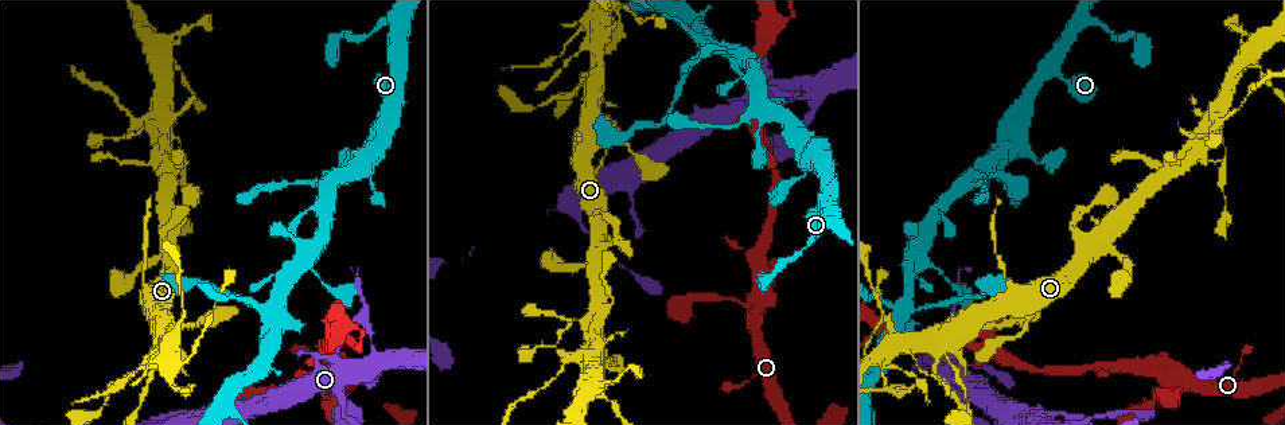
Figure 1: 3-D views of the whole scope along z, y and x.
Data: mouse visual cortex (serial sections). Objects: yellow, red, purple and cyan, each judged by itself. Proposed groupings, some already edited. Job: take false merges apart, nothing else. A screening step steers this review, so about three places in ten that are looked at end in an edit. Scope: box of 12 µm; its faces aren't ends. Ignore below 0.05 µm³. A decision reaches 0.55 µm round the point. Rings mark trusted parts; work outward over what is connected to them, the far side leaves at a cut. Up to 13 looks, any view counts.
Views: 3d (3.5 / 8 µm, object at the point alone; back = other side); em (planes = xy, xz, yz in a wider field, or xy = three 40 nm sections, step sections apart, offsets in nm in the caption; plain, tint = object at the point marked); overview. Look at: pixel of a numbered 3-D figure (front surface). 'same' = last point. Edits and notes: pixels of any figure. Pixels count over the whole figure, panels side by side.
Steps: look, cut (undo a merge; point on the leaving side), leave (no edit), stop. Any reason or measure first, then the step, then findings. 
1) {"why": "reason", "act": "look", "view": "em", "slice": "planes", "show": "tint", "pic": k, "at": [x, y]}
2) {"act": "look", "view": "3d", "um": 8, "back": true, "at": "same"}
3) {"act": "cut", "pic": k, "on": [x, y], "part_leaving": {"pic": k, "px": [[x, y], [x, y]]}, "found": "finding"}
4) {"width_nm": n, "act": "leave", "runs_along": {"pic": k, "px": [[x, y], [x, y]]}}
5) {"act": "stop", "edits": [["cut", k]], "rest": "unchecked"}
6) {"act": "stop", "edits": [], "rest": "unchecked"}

{"why": "four or more arms meet", "act": "look", "view": "3d", "um": 3.5, "pic": 1, "at": [371, 349]}

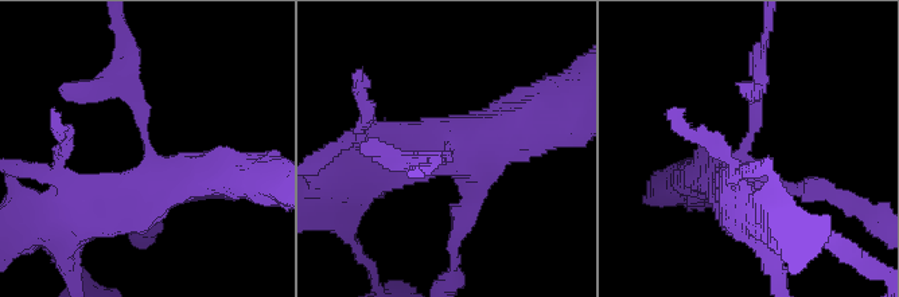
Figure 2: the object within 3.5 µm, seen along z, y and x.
{"arms": 4, "arm_widths_nm": [150, 150, 600, 600], "act": "look", "view": "em", "slice": "xy", "step": 1, "show": "tint", "pic": 2, "at": [147, 153]}

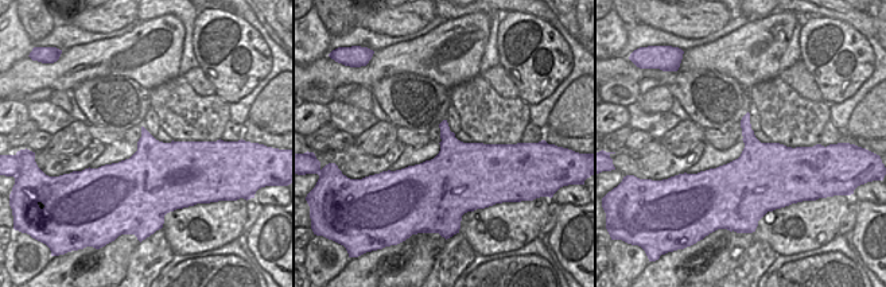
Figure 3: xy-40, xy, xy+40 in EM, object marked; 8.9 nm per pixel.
{"act": "cut", "pic": 2, "on": [136, 101], "part_leaving": {"pic": 2, "px": [[148, 145], [124, 39]]}, "found": "two cells meet here"}

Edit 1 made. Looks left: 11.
{"why": "redraw", "act": "look", "view": "overview"}

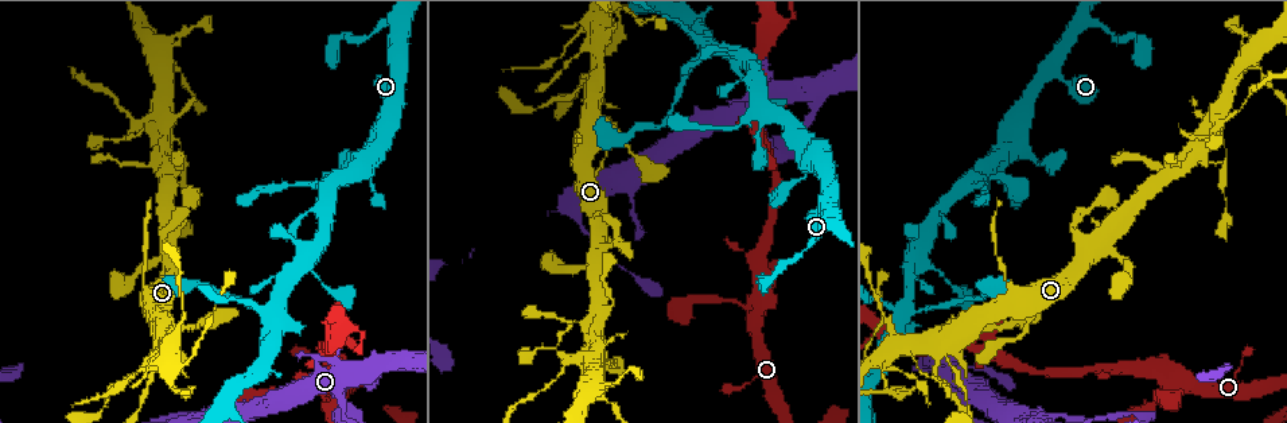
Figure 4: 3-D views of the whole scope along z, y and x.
{"why": "small branch off a trunk", "act": "look", "view": "em", "slice": "xy", "step": 2, "show": "tint", "pic": 4, "at": [146, 288]}

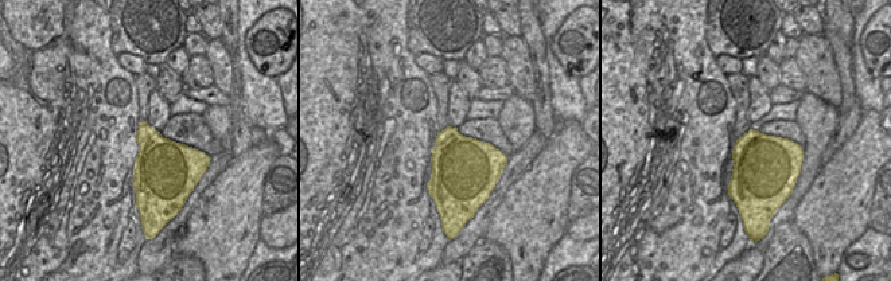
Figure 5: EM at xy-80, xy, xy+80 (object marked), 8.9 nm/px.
{"why": "wider look", "act": "look", "view": "3d", "um": 3.5, "at": "same"}

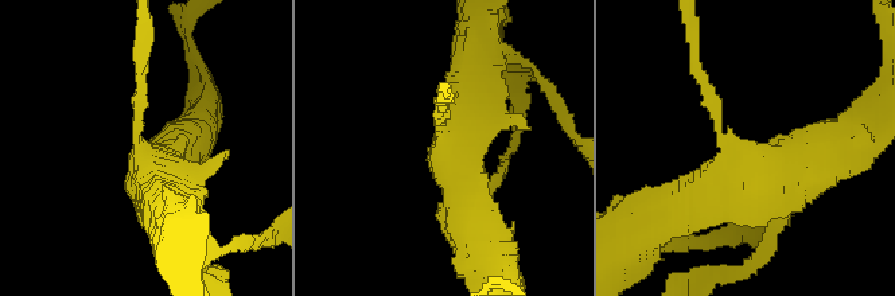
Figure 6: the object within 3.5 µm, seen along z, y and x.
{"act": "leave", "runs_along": {"pic": 6, "px": [[825, 152], [732, 174], [666, 210]]}, "found": "all the same cell"}

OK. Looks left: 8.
{"act": "look", "view": "3d", "um": 8, "pic": 4, "at": [1224, 161]}

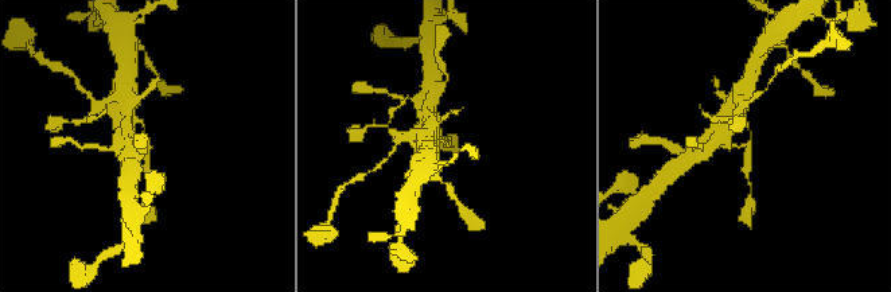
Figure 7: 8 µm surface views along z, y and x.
{"arm_widths_nm": [200, 200], "act": "look", "view": "em", "slice": "xy", "step": 3, "show": "tint", "pic": 7, "at": [444, 147]}

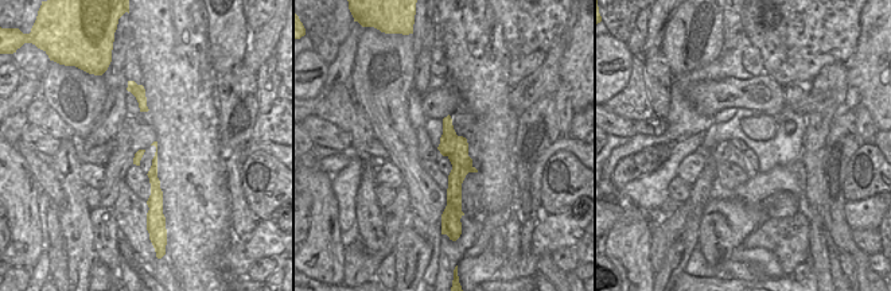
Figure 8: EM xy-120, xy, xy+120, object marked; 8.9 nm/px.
{"act": "leave", "runs_along": {"pic": 8, "px": [[447, 120], [456, 150], [452, 204]]}, "found": "all the same cell"}

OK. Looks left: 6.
{"why": "thin neck", "act": "look", "view": "3d", "um": 3.5, "pic": 4, "at": [546, 347]}

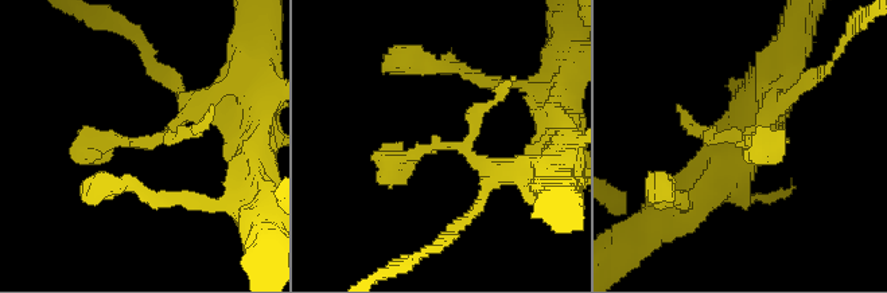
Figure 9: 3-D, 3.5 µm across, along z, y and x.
{"why": "shape alone is not enough", "act": "look", "view": "em", "slice": "xy", "step": 5, "show": "tint", "pic": 9, "at": [748, 143]}

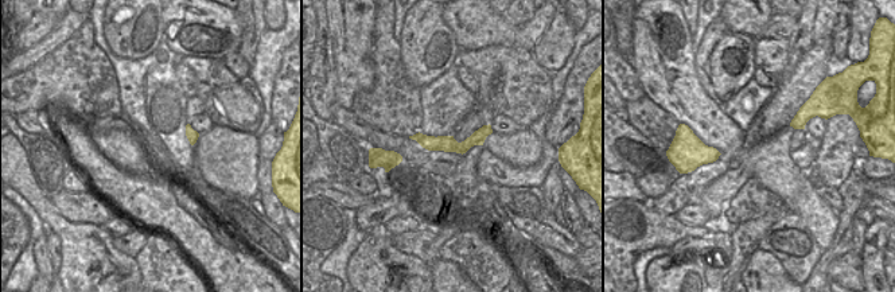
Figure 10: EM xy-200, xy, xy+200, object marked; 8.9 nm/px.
{"width_nm": 140, "act": "leave", "runs_along": {"pic": 10, "px": [[487, 128], [464, 146], [419, 137]]}, "found": "continuous, no second cell"}

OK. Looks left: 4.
{"why": "sharp bend", "act": "look", "view": "3d", "um": 3.5, "pic": 4, "at": [596, 83]}

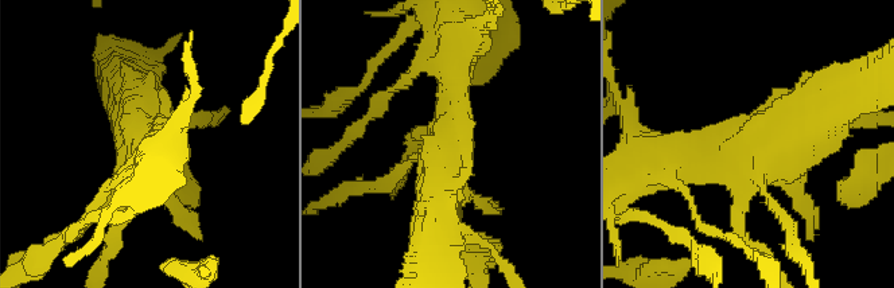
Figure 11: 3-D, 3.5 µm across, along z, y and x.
{"act": "look", "view": "em", "slice": "xy", "step": 5, "show": "tint", "pic": 11, "at": [756, 164]}

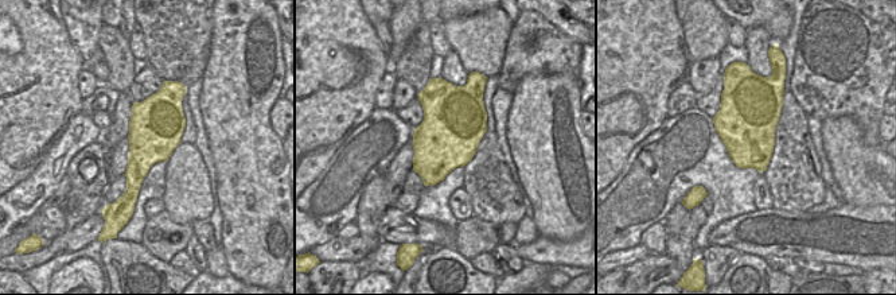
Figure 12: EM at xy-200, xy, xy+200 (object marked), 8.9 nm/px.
{"act": "leave", "runs_along": {"pic": 11, "px": [[835, 104], [738, 152], [676, 162]]}, "found": "all the same cell"}

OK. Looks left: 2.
{"act": "stop", "edits": [["cut", 2]], "rest": "unchecked"}

